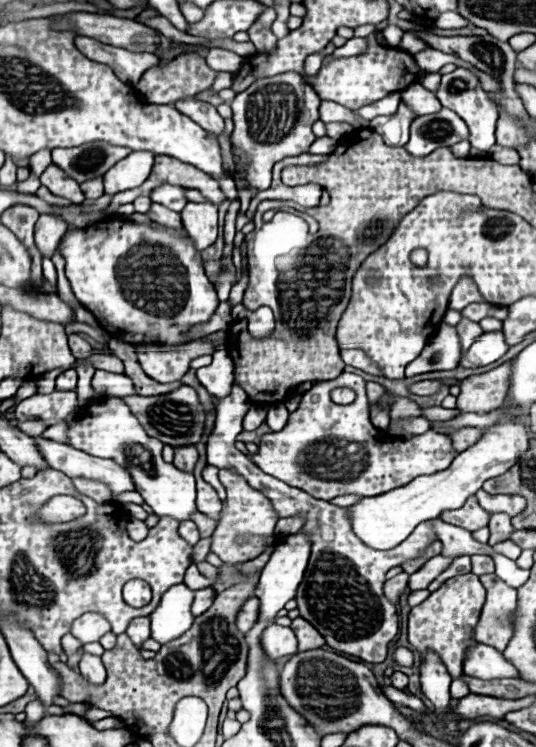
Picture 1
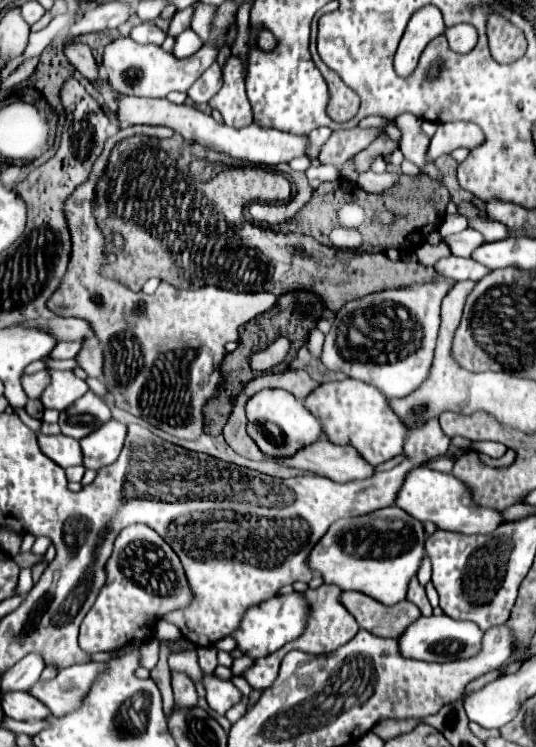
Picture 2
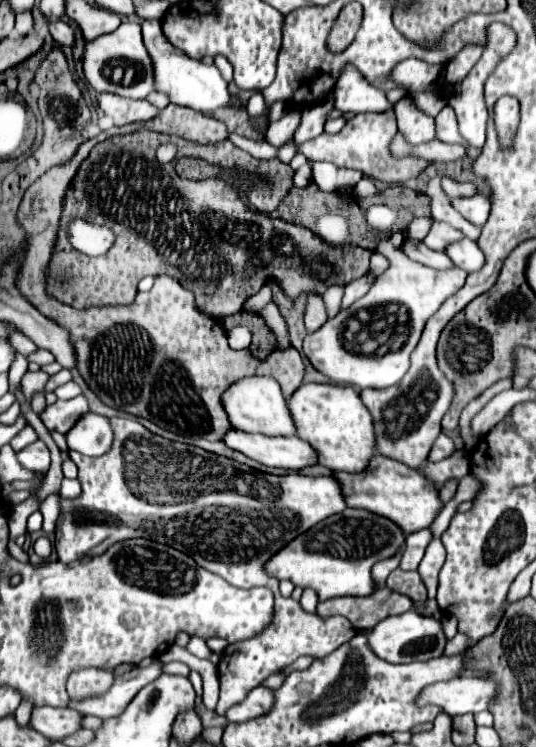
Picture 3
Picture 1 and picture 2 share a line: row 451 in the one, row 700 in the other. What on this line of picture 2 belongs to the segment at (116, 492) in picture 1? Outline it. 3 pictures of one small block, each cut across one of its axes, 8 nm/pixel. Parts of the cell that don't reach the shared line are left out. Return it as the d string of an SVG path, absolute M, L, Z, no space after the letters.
M102 662L74 664L60 670L52 680L38 680L28 692L48 706L54 716L62 716L74 710L74 704L82 700L98 672L102 672Z

